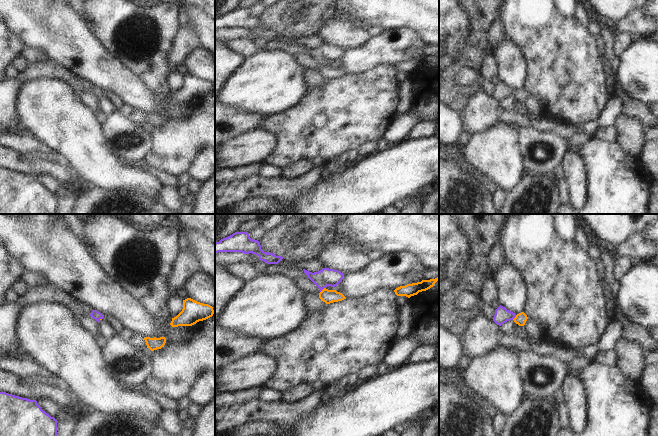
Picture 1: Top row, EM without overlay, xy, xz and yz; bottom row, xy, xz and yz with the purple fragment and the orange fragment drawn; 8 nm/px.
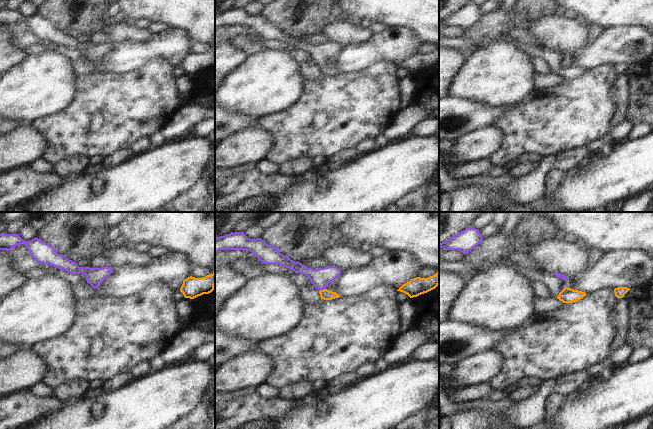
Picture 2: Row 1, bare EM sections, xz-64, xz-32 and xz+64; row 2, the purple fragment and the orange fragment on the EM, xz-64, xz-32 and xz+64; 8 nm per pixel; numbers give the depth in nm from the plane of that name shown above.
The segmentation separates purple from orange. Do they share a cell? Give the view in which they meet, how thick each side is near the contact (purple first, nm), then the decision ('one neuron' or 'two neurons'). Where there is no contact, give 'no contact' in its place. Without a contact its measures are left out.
xz | 140/110 nm | one neuron

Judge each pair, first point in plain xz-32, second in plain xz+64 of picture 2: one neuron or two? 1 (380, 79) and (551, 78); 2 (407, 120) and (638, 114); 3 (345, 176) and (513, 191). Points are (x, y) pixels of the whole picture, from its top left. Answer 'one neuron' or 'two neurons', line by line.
1: two neurons
2: two neurons
3: two neurons

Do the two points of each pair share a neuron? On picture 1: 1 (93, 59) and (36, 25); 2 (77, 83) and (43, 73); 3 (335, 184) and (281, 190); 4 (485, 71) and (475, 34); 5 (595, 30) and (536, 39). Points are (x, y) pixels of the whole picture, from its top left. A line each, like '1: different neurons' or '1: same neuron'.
1: same neuron
2: same neuron
3: different neurons
4: same neuron
5: different neurons

